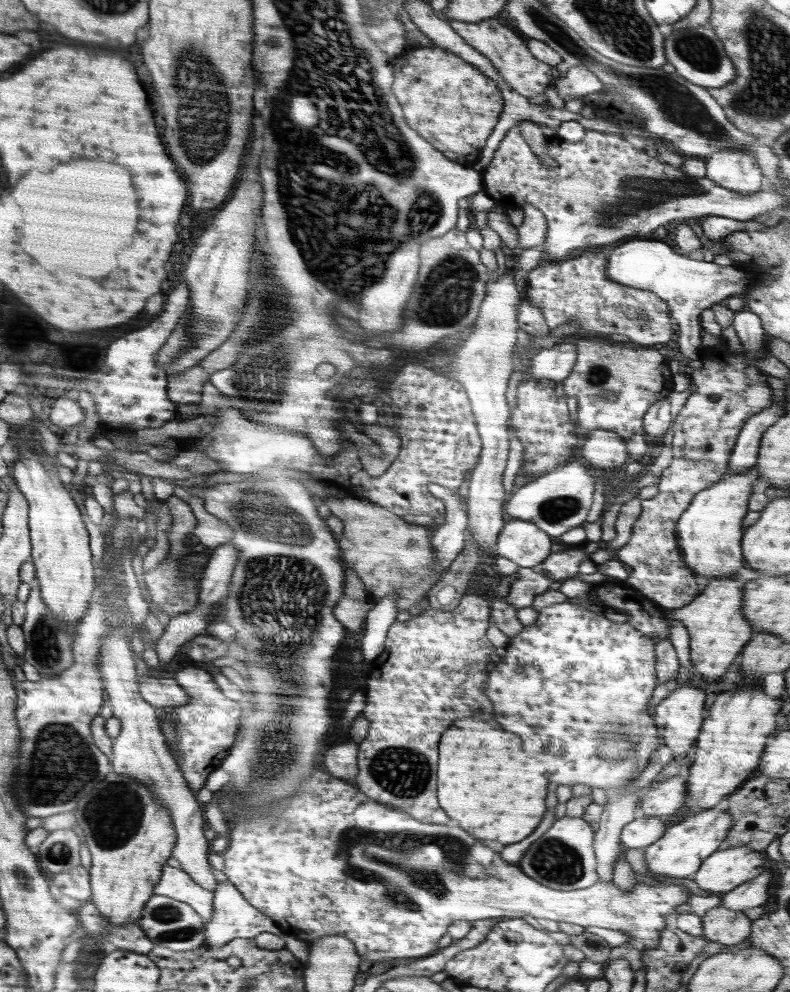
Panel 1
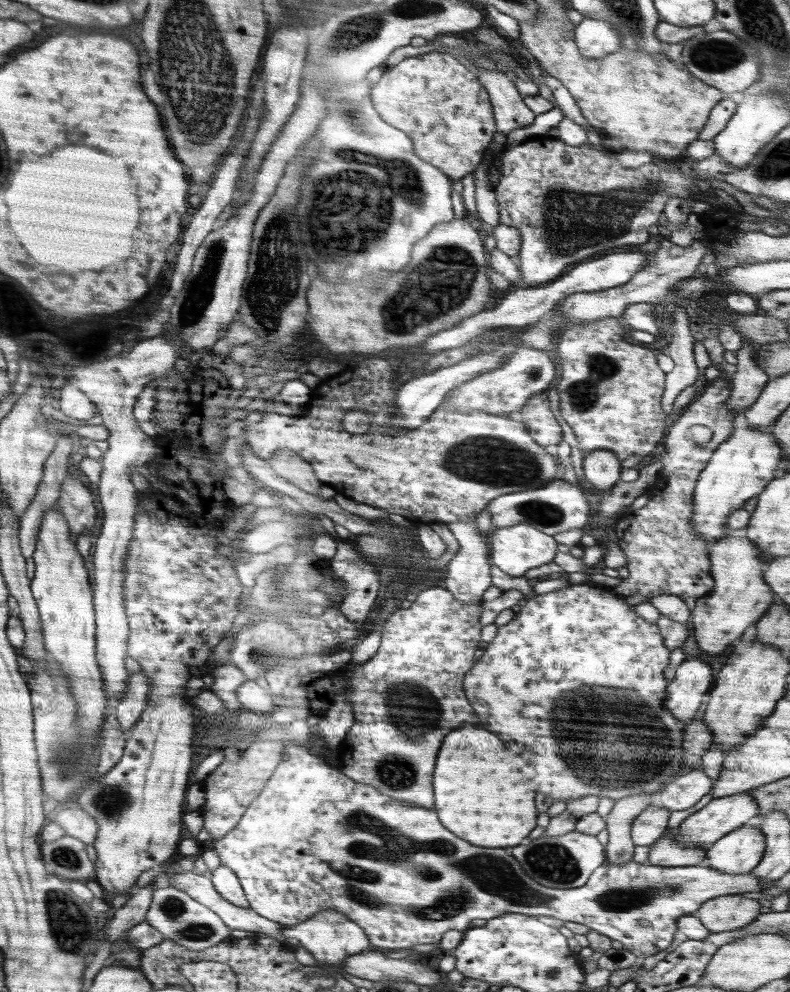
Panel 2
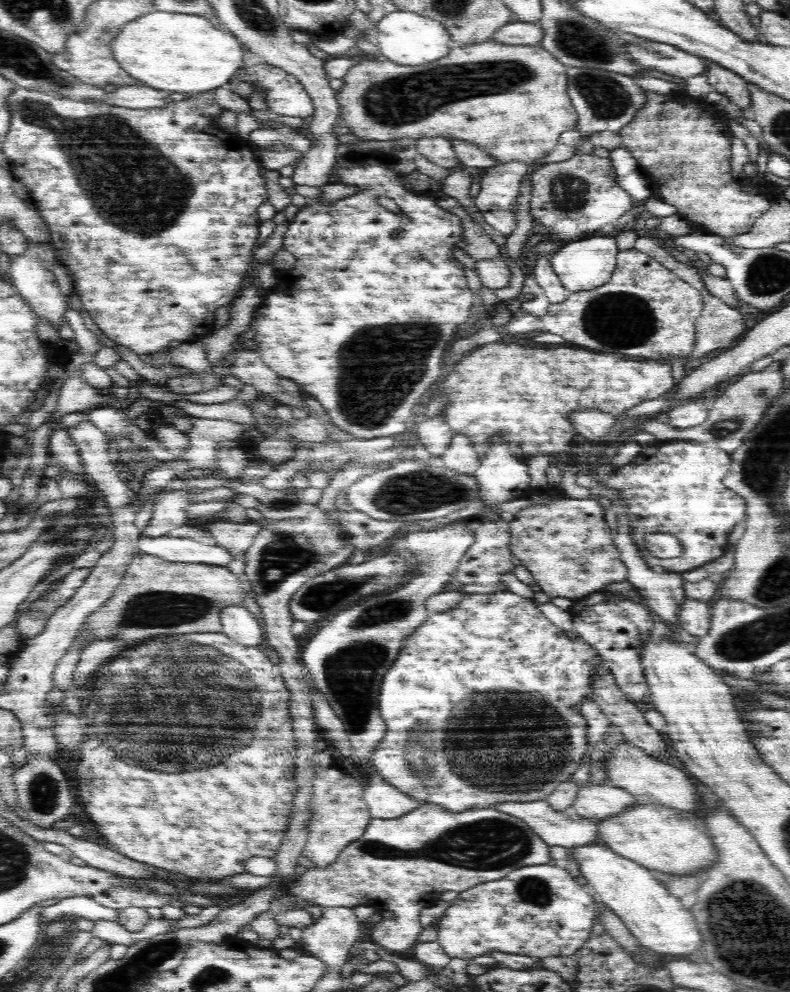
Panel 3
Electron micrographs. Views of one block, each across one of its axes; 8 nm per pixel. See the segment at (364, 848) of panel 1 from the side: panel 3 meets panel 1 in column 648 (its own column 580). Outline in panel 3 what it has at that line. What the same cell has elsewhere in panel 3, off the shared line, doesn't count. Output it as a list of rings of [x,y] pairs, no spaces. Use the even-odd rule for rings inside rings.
[[[554,862],[522,866],[500,880],[459,892],[437,922],[437,941],[449,958],[471,962],[490,952],[536,959],[573,956],[591,937],[596,904],[589,887],[578,884],[576,877]]]

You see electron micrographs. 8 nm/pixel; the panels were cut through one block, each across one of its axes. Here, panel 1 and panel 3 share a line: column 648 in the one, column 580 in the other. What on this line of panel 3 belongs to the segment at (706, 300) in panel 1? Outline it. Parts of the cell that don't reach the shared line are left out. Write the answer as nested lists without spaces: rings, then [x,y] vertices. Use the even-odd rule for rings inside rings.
[[[601,232],[567,242],[552,256],[550,263],[564,288],[580,292],[598,288],[610,280],[617,266],[619,252],[615,233]]]

